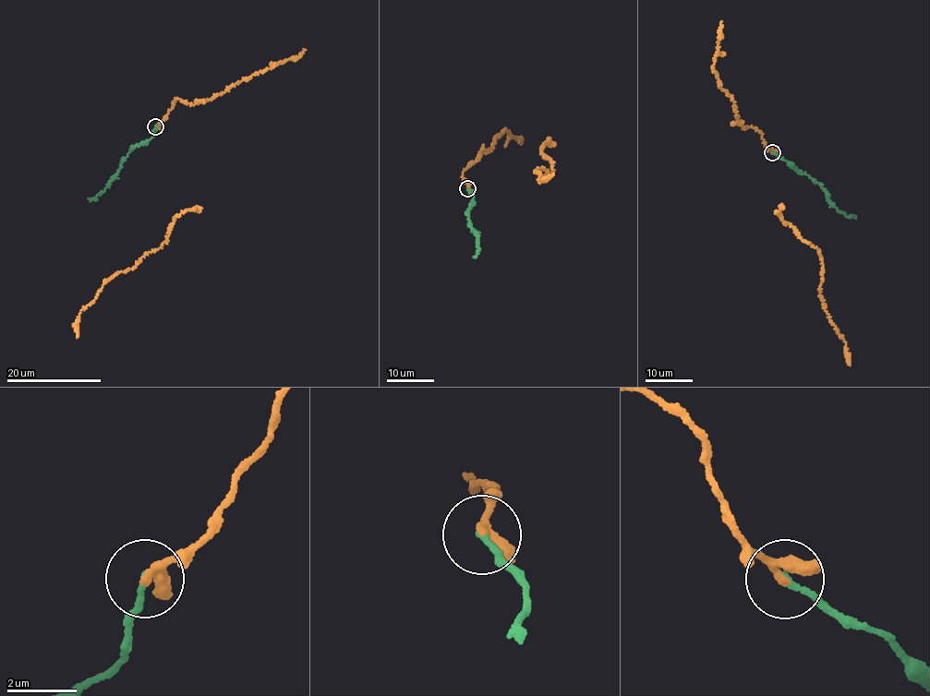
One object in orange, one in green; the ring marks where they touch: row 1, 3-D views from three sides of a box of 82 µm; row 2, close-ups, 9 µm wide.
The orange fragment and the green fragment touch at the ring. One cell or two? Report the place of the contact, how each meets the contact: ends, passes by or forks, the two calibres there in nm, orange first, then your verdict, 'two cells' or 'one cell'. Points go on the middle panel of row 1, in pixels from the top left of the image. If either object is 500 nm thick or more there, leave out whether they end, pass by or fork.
place (467, 188); orange passes by; green ends; calibres 280 and 160 nm; one cell

